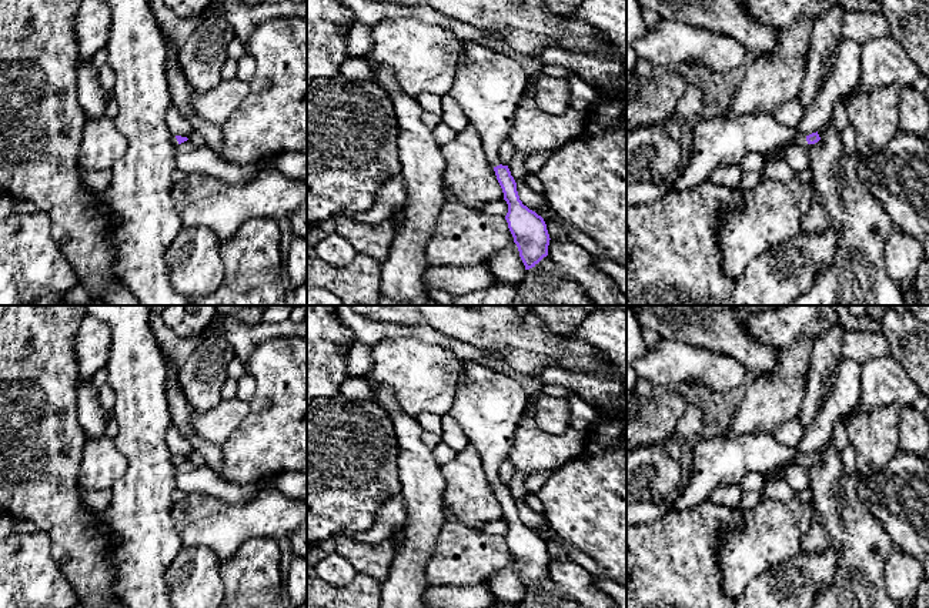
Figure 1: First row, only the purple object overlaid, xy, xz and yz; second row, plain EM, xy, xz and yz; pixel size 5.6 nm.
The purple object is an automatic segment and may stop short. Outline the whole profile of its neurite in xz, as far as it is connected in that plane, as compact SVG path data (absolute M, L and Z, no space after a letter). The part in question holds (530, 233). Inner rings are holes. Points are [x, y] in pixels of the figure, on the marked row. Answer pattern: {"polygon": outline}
{"polygon": "M475 41L464 43L462 53L467 59L457 66L448 94L481 136L487 160L494 166L508 204L508 228L525 270L529 270L548 255L551 238L544 218L522 204L508 166L499 161L499 146L508 138L528 73L514 59Z"}

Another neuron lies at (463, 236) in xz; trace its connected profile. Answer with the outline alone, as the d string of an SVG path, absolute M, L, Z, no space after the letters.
M447 201L427 243L425 258L428 265L475 265L512 243L505 217Z

